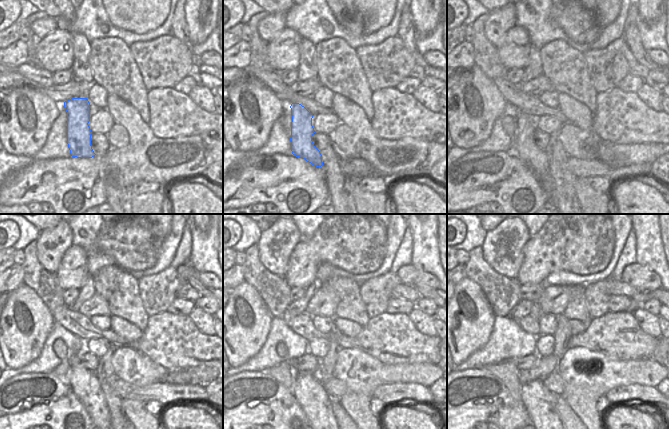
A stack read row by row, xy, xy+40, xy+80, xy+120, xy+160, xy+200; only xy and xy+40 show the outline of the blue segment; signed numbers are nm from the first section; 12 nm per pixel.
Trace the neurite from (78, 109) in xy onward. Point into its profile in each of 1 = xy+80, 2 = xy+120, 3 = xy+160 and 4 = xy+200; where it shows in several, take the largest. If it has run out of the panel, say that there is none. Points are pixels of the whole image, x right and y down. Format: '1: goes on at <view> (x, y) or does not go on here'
1: goes on at xy+80 (534, 157)
2: goes on at xy+120 (84, 383)
3: goes on at xy+160 (315, 401)
4: goes on at xy+200 (539, 401)

